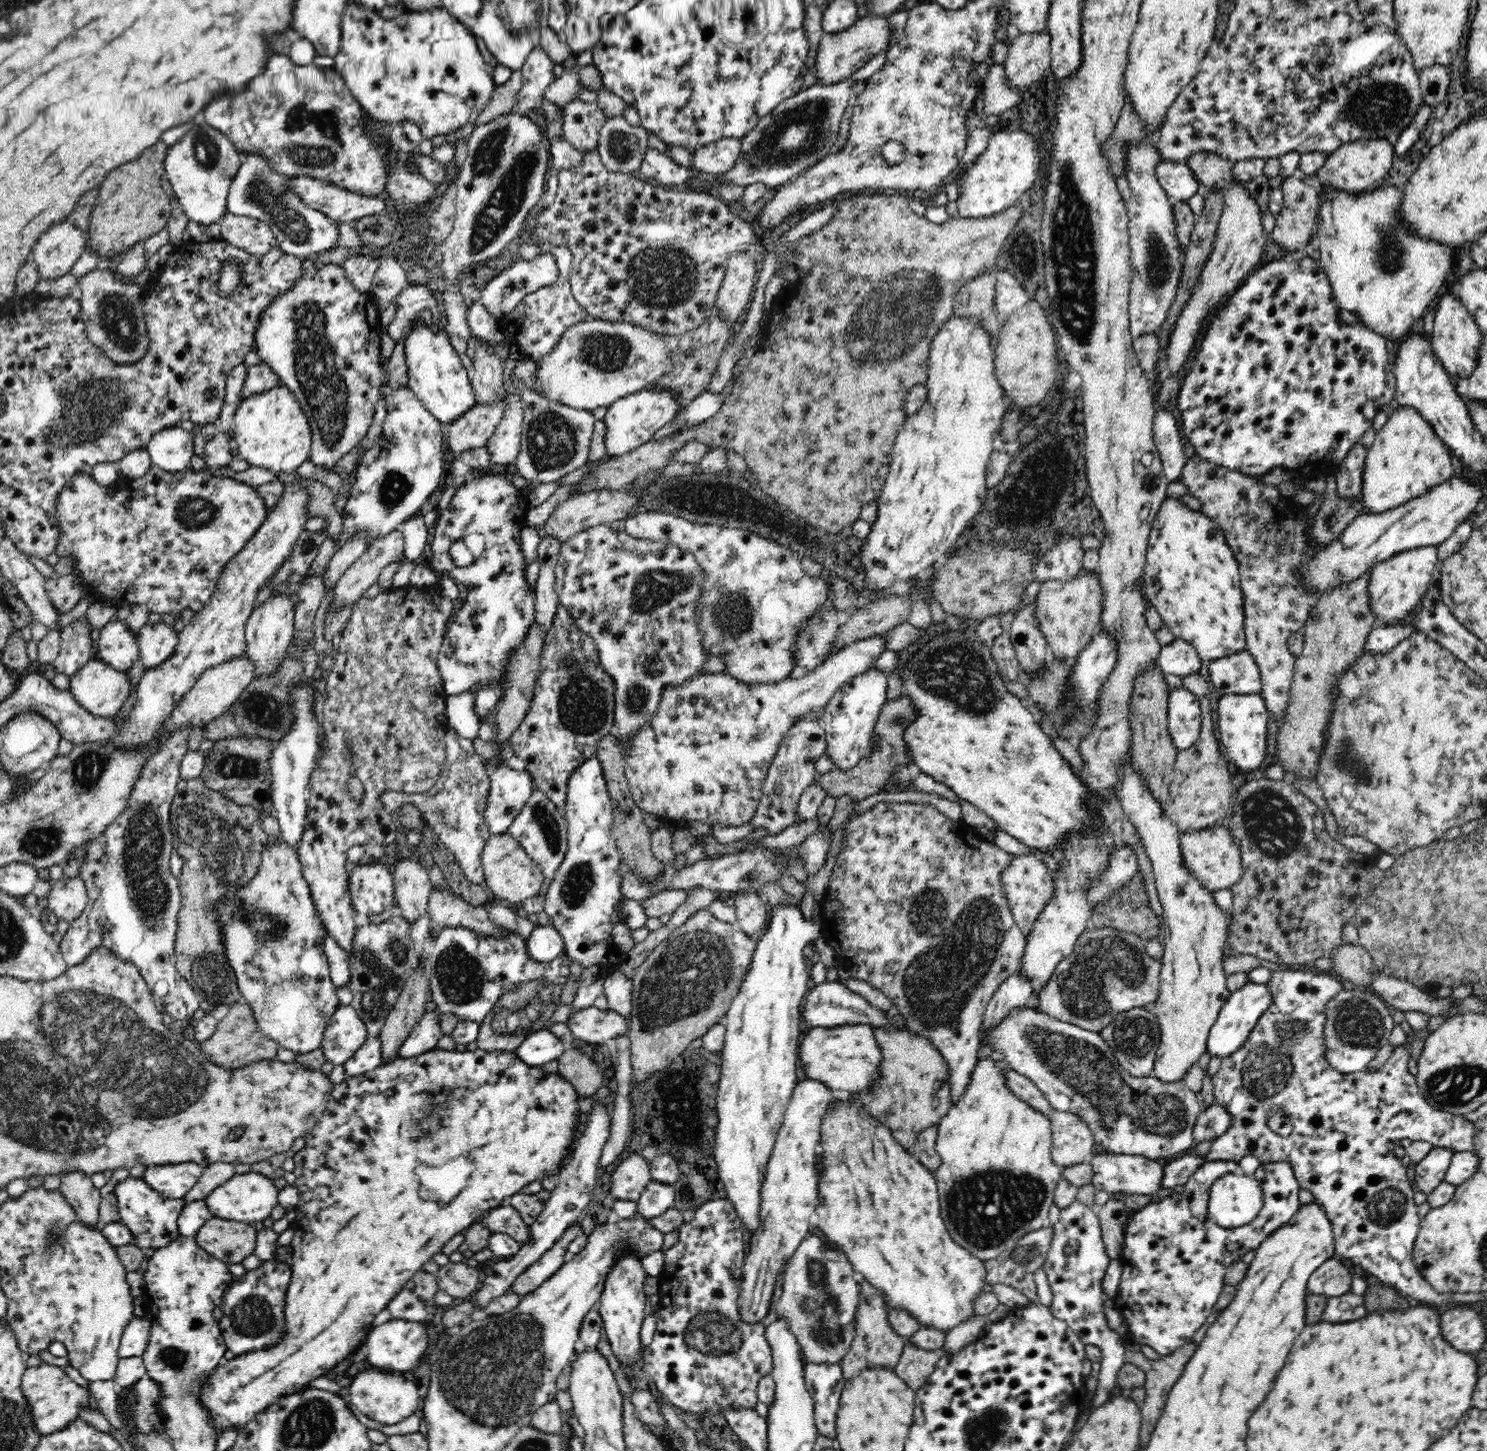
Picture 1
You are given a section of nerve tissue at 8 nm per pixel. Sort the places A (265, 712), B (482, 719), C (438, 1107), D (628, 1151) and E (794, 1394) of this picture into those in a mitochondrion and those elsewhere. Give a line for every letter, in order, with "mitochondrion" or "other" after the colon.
A: mitochondrion
B: other
C: mitochondrion
D: other
E: other

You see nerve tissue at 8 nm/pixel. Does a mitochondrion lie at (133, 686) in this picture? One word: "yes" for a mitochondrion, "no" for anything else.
no

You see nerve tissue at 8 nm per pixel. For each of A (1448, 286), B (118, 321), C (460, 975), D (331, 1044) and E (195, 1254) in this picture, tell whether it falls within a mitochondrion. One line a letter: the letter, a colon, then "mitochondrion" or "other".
A: other
B: mitochondrion
C: mitochondrion
D: other
E: other

